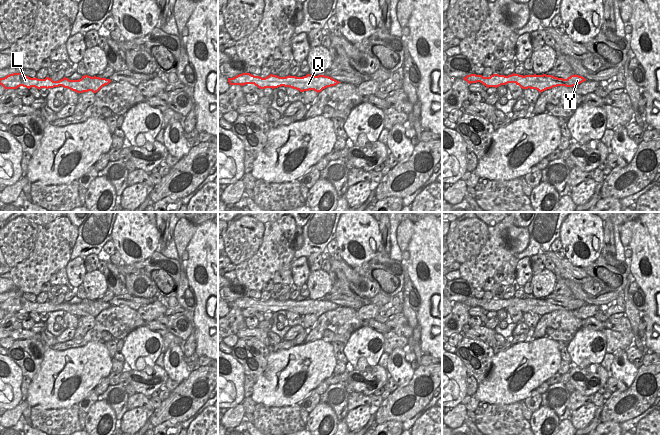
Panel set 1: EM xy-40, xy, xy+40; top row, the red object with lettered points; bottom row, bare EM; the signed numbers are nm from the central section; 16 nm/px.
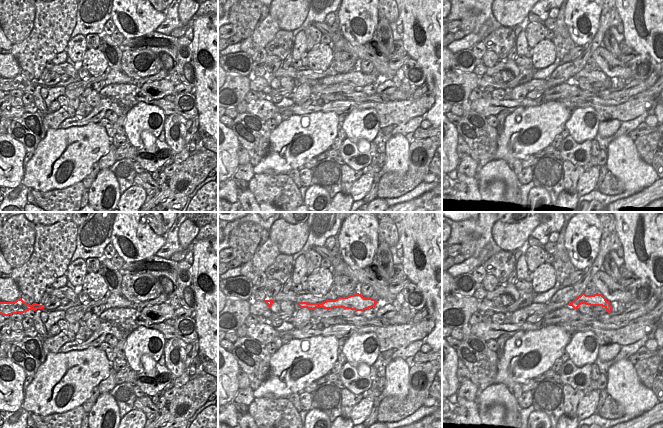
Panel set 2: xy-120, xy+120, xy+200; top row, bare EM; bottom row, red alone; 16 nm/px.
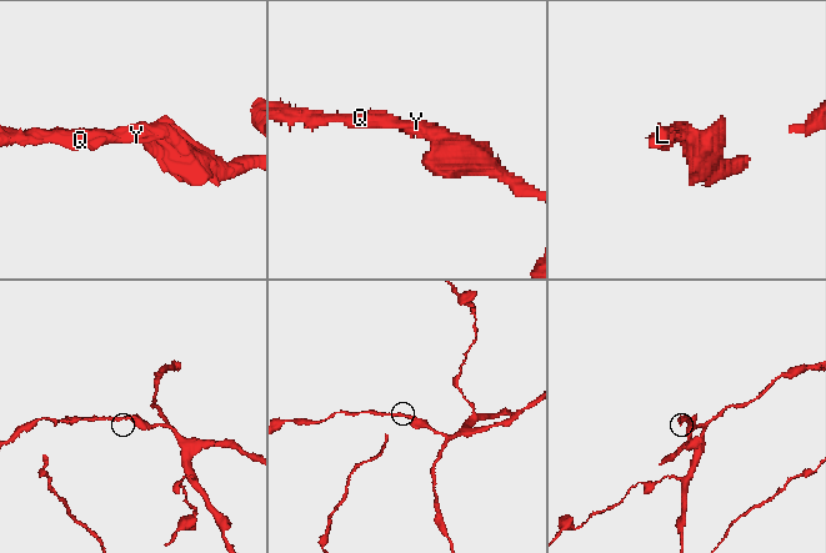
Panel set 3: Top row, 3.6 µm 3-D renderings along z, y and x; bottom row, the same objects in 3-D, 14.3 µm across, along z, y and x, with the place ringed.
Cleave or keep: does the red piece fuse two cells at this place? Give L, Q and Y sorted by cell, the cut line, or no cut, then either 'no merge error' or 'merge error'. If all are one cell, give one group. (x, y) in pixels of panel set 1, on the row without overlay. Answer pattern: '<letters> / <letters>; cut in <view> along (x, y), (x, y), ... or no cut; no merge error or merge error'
L Q Y; no cut; no merge error

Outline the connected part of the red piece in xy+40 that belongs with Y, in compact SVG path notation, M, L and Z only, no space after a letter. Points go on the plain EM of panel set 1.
M470 298L463 302L469 308L480 306L485 309L487 312L489 311L499 311L501 309L506 309L508 307L515 307L519 309L522 313L536 313L540 317L551 313L557 310L566 310L573 311L576 310L586 303L579 299L571 299L567 303L554 301L552 299L519 299L519 298L511 298L508 300L493 298L490 301L483 301L482 299Z

